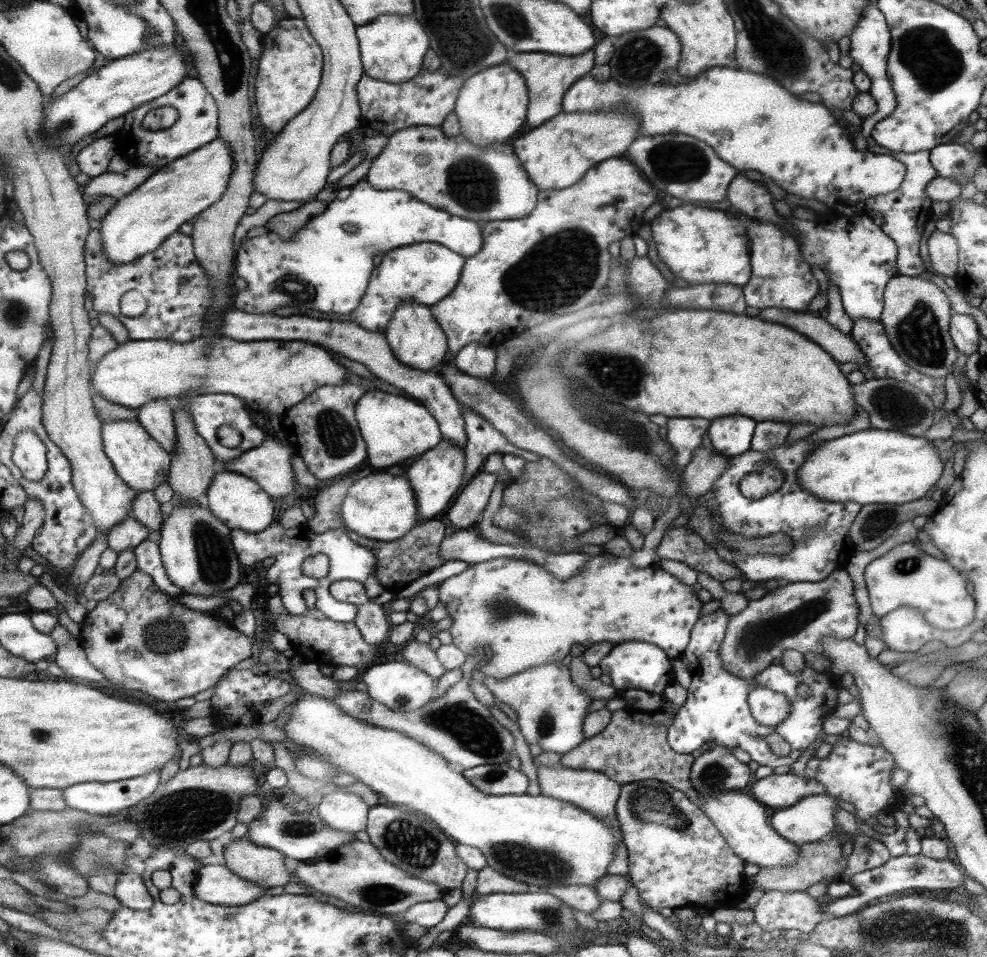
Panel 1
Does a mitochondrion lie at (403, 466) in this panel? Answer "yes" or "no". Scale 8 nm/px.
no

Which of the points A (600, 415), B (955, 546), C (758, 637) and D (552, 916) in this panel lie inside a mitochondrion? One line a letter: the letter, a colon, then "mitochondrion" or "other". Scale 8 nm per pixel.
A: mitochondrion
B: other
C: mitochondrion
D: mitochondrion

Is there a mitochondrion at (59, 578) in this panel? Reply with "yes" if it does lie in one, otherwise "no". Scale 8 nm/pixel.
no

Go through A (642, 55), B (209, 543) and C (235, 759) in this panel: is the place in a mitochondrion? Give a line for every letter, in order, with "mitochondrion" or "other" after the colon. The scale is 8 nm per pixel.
A: mitochondrion
B: mitochondrion
C: other

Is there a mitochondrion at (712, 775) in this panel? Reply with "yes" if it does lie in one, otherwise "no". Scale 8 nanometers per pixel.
yes

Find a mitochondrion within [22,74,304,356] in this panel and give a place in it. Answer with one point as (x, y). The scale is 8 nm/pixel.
(63, 127)

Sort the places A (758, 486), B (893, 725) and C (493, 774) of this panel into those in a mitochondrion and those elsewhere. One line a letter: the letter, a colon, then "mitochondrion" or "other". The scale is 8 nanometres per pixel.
A: mitochondrion
B: other
C: mitochondrion

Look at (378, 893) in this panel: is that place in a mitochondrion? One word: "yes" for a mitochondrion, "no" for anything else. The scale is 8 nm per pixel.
yes

